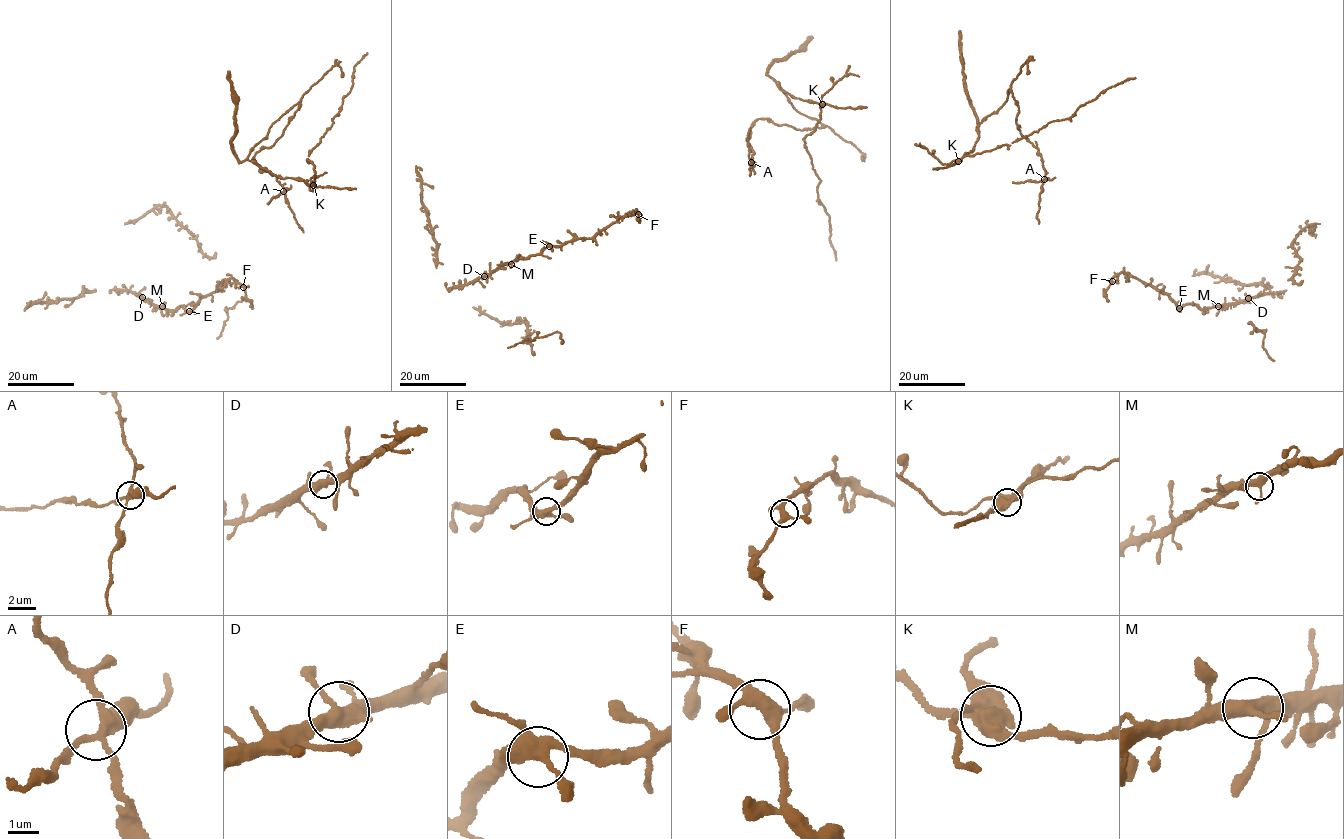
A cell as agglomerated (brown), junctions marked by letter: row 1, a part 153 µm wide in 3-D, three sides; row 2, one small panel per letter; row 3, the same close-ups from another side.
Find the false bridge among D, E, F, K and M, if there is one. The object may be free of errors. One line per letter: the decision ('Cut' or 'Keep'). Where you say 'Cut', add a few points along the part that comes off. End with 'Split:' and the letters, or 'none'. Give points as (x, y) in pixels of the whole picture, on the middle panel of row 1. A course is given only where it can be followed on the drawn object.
D: Keep
E: Keep
F: Keep
K: Cut. Course of the part to remove: (822, 104), (774, 80), (823, 125), (759, 118), (747, 139), (750, 176)
M: Keep
Split: K

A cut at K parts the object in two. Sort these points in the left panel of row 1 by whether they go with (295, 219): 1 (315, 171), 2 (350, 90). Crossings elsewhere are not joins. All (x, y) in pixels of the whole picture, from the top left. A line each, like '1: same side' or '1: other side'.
1: other side
2: other side

